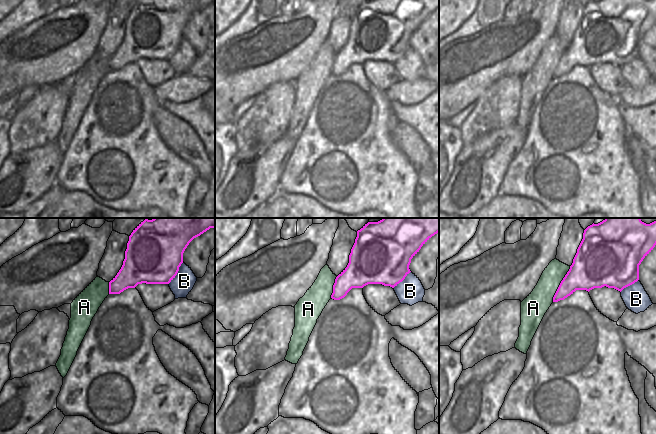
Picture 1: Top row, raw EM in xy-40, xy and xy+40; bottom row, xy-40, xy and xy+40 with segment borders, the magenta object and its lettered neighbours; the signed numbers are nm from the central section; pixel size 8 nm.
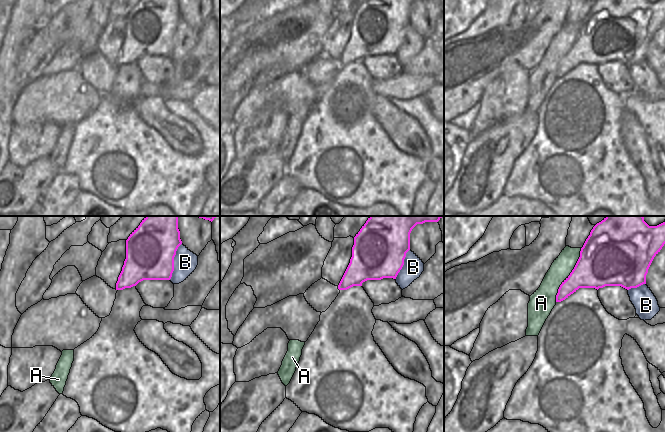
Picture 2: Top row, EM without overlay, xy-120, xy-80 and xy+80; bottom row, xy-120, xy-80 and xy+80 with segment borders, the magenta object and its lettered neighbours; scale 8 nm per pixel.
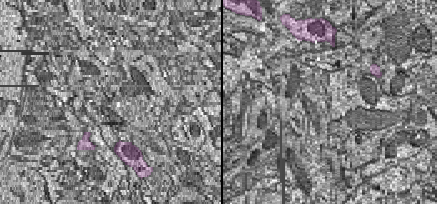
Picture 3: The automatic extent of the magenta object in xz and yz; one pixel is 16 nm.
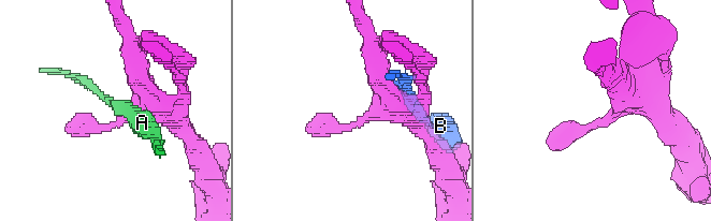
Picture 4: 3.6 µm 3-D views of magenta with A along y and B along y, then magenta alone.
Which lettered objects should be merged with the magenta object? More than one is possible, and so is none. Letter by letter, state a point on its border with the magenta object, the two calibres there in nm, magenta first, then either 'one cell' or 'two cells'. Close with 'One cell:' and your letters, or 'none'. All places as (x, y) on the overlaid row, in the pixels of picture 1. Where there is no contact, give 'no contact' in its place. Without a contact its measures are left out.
A: meets magenta in xy+40 at (560, 284); 280 nm thick on the magenta side, 190 nm on the other; two cells
B: meets magenta in xy-40 at (177, 272); 460 nm thick on the magenta side, 170 nm on the other; two cells
One cell: none

